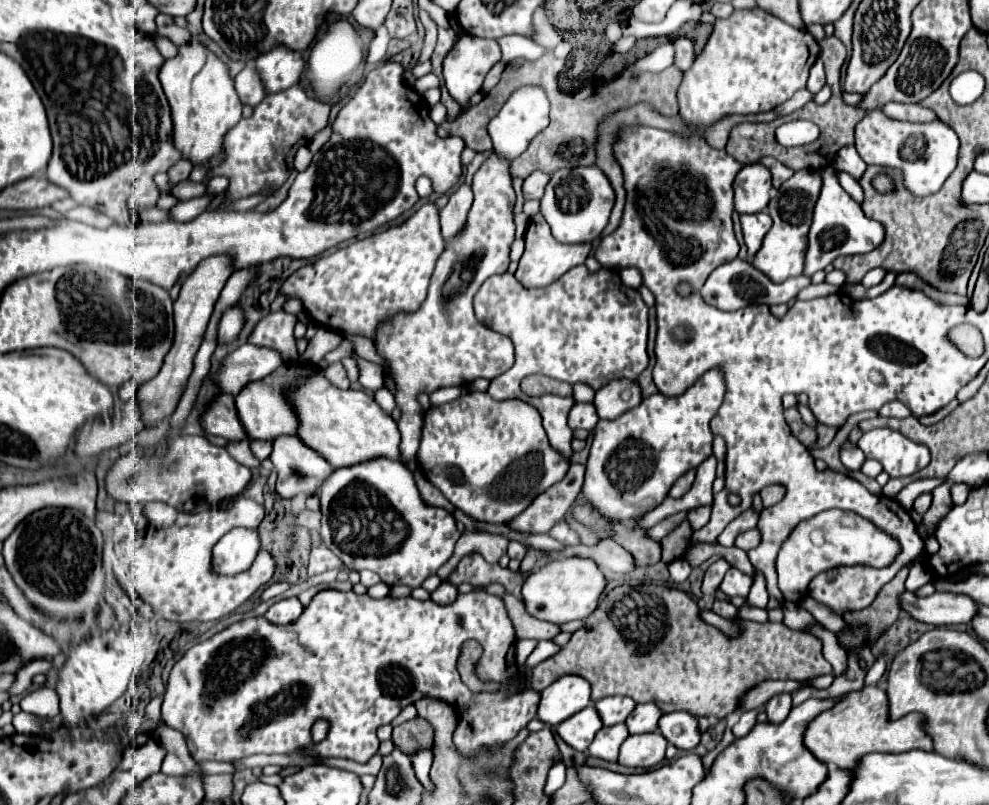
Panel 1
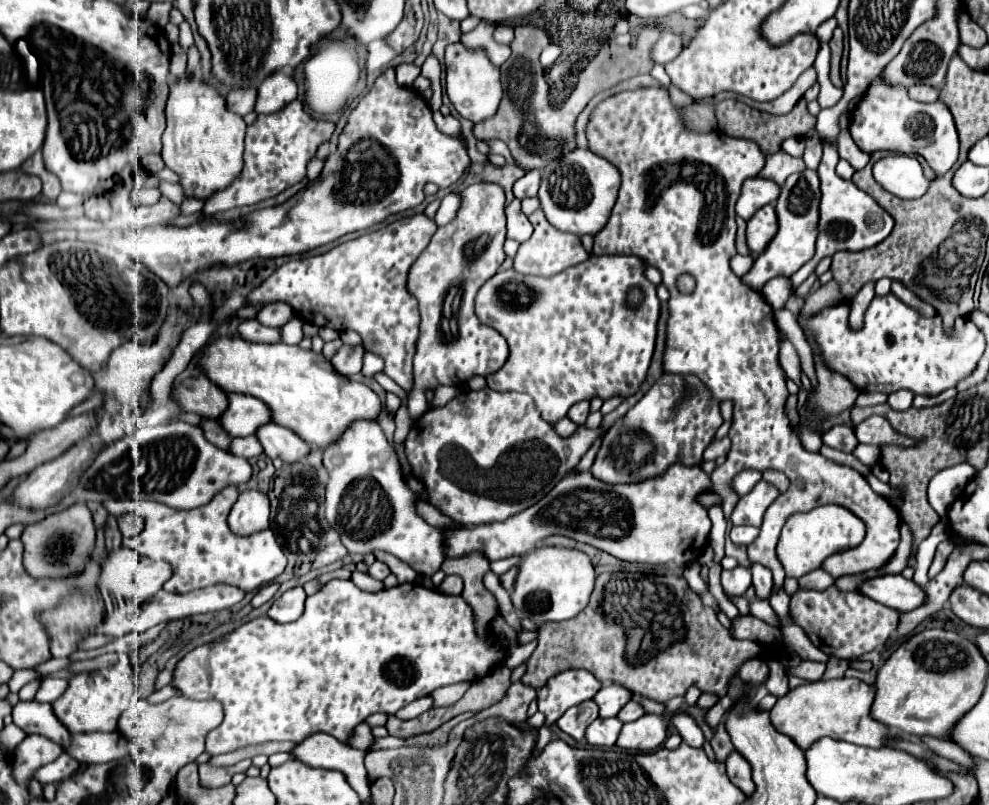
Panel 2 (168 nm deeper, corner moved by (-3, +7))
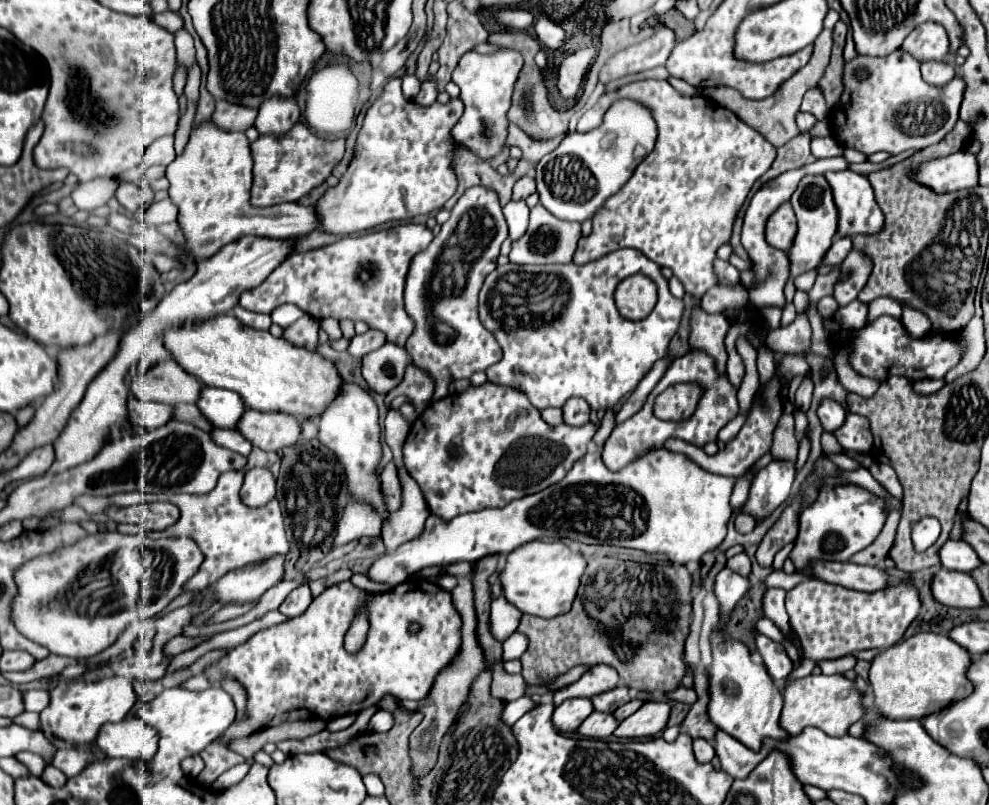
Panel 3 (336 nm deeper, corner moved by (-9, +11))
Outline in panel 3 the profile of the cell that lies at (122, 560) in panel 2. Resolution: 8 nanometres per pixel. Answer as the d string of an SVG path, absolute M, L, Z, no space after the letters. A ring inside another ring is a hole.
M99 531L99 533L89 533L85 535L83 539L79 539L77 543L73 545L67 545L67 547L59 547L55 549L53 553L47 553L47 555L39 555L31 561L27 561L25 565L21 565L13 579L15 579L15 585L17 585L17 595L11 603L11 623L17 627L17 631L21 635L25 635L27 639L47 647L51 653L57 653L57 655L67 655L67 657L73 657L73 659L89 659L89 657L95 657L99 655L103 649L111 647L119 633L127 627L125 623L121 625L111 625L111 605L115 609L117 615L123 615L123 613L131 613L133 617L137 619L153 619L157 617L177 595L183 593L183 587L185 583L199 571L203 563L203 553L199 549L199 545L189 539L189 537L167 537L167 539L149 539L145 537L143 533L139 535L121 535L117 531ZM105 557L119 557L119 561L111 561L111 563L119 563L121 567L117 569L119 571L119 581L115 581L115 585L109 585L111 591L105 591L105 597L99 601L97 605L97 613L95 615L79 615L75 611L71 611L67 605L63 605L63 601L57 601L61 599L69 587L79 579L79 573L89 567L89 565L99 565Z

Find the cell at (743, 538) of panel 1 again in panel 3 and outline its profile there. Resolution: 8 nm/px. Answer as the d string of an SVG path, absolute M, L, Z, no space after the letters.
M747 513L735 515L733 523L735 523L735 529L737 529L739 533L751 533L751 531L755 529L755 519L753 519L751 515L747 515Z

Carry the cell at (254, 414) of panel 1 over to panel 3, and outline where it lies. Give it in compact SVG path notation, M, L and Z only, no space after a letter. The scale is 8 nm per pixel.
M203 387L195 405L211 421L215 427L225 427L225 429L235 429L235 421L239 415L243 415L243 403L241 397L225 391L225 389L213 389L213 387Z

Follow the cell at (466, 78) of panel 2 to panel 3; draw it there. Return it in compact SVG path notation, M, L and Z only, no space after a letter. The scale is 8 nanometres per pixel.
M497 49L495 53L481 55L481 53L467 53L457 69L453 71L453 83L461 89L461 101L465 105L465 111L457 125L451 129L451 139L469 149L473 155L477 155L483 161L491 161L501 153L501 149L507 145L509 135L509 119L507 111L511 107L511 95L513 85L519 77L519 71L523 67L523 57L515 49Z

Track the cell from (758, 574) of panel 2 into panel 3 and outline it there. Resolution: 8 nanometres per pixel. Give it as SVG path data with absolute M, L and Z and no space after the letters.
M767 589L767 593L763 595L763 611L765 611L765 617L769 617L781 629L785 639L793 643L793 629L789 625L789 617L785 611L785 591L783 589Z

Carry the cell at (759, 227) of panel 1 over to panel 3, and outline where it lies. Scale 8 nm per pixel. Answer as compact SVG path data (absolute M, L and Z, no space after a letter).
M785 203L767 221L767 227L765 227L767 243L777 249L787 251L787 249L791 249L795 233L797 233L797 219L795 219L793 207L789 203Z

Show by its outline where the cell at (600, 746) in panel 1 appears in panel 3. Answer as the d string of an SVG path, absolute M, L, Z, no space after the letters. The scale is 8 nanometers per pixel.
M593 711L581 725L579 725L579 733L585 737L595 737L595 739L607 739L613 735L615 727L619 723L615 721L615 717L611 713L599 713Z

